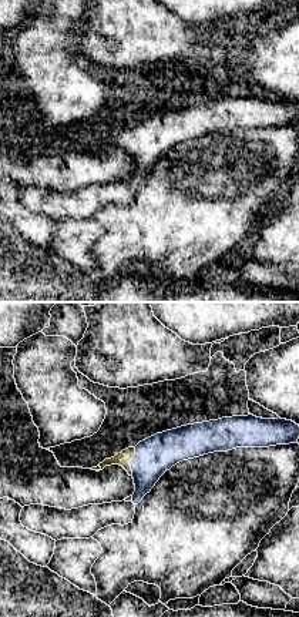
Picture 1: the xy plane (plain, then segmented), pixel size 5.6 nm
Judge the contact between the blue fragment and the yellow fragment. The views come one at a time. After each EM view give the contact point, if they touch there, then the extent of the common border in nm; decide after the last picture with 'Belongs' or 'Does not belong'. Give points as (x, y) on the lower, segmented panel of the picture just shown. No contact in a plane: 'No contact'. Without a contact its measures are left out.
Touches blue at (130, 462). Shared border 160 nm

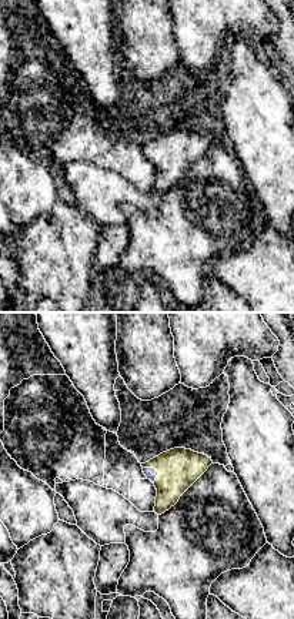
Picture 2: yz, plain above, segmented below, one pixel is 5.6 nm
Touches blue at (156, 471). Shared border 120 nm

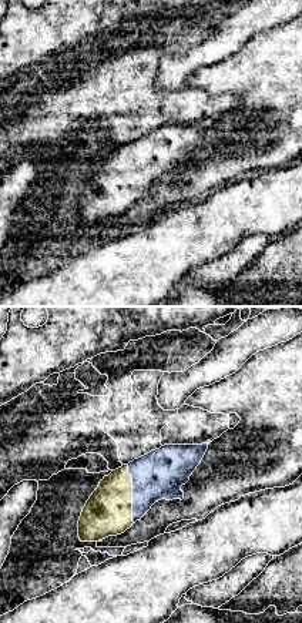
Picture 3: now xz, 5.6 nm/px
Touches blue at (133, 493). Shared border 340 nm

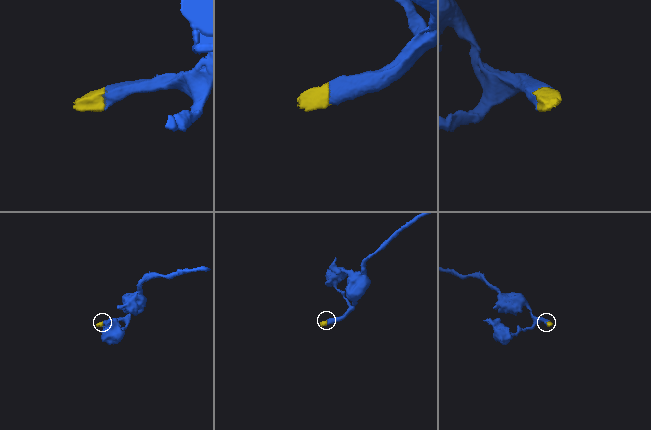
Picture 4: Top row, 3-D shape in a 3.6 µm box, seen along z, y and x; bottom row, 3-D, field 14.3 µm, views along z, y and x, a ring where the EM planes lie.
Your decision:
Belongs

